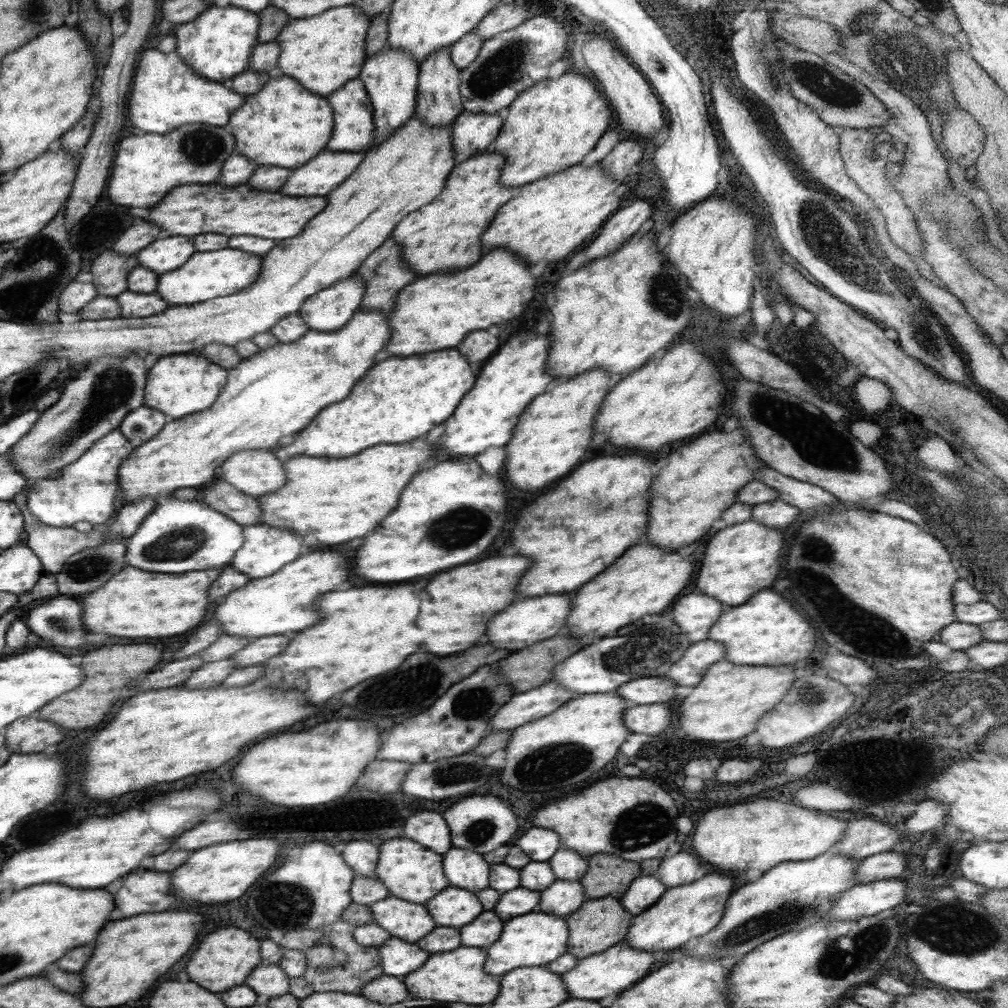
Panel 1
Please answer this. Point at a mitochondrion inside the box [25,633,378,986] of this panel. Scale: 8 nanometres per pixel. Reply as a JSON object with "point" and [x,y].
{"point":[288,904]}

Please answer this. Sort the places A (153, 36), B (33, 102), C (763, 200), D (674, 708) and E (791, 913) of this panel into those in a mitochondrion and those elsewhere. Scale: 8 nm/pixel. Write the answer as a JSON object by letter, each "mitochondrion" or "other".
{"A":"other","B":"other","C":"other","D":"other","E":"mitochondrion"}

